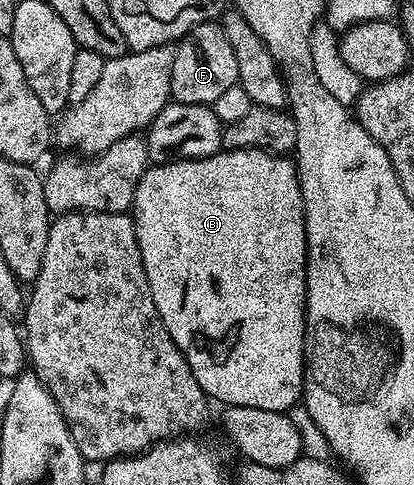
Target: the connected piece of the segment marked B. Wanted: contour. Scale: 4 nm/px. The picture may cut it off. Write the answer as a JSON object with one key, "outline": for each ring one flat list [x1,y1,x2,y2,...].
{"outline":[[257,147,250,149,234,149,233,151,220,150,216,155,202,157,201,159,175,159,172,163,157,163,149,166,143,177,138,181,138,189,134,193,134,201,130,208,132,222,136,224,136,236,138,237,138,249,142,249,142,261,144,262,144,272,146,281,150,285,150,293,154,297,154,305,162,317,162,325,170,333,174,345,186,357,194,377,198,377,198,385,202,385,205,395,209,400,220,402,220,405,230,407,249,407,250,409,270,409,271,411,291,412,292,408,301,402,304,393,304,322,306,321,306,265,308,264,308,234,304,224,304,198,300,188,300,172,296,169,296,164,291,158,280,153,263,151]]}

